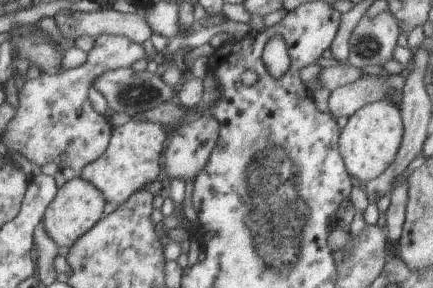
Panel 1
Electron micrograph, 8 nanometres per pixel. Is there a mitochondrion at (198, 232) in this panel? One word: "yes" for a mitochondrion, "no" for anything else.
no

